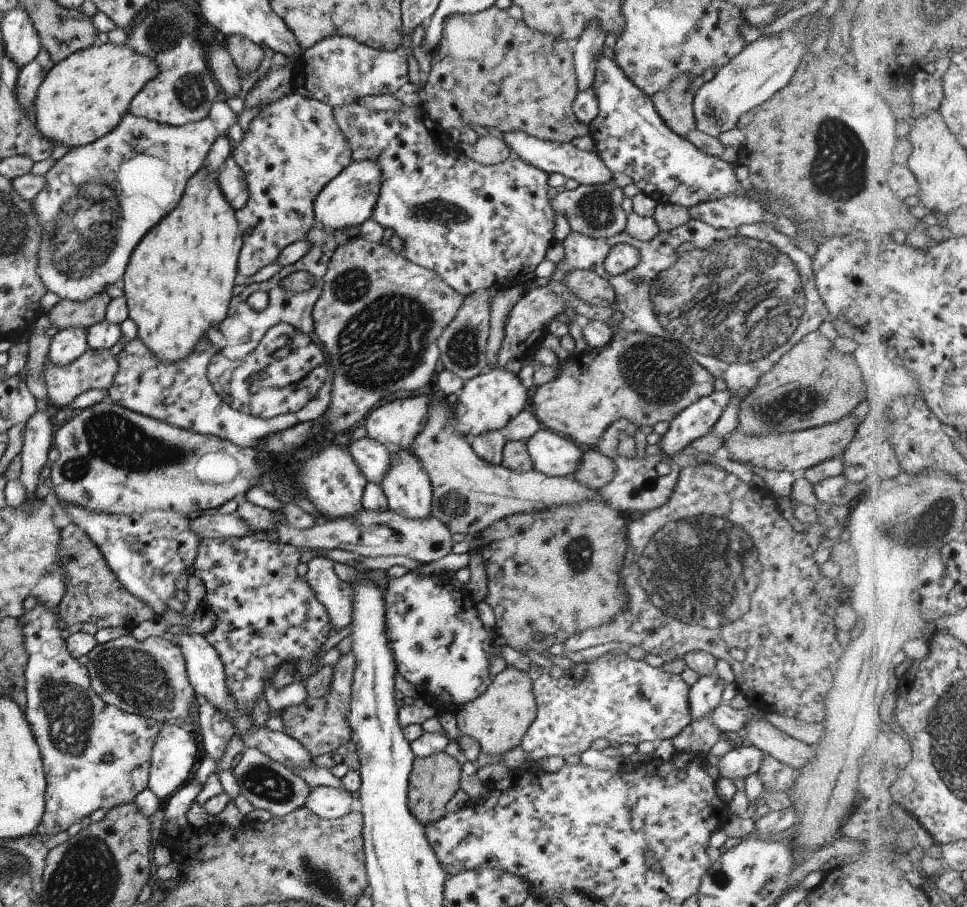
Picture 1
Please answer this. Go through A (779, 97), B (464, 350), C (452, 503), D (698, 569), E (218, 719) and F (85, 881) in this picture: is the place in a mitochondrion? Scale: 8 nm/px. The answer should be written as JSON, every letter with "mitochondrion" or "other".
{"A":"other","B":"mitochondrion","C":"mitochondrion","D":"mitochondrion","E":"other","F":"mitochondrion"}

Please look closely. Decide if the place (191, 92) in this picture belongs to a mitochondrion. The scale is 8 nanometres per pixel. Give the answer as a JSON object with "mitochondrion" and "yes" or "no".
{"mitochondrion":"yes"}

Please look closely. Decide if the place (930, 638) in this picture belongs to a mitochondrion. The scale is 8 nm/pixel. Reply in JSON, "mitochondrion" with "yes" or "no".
{"mitochondrion":"no"}

